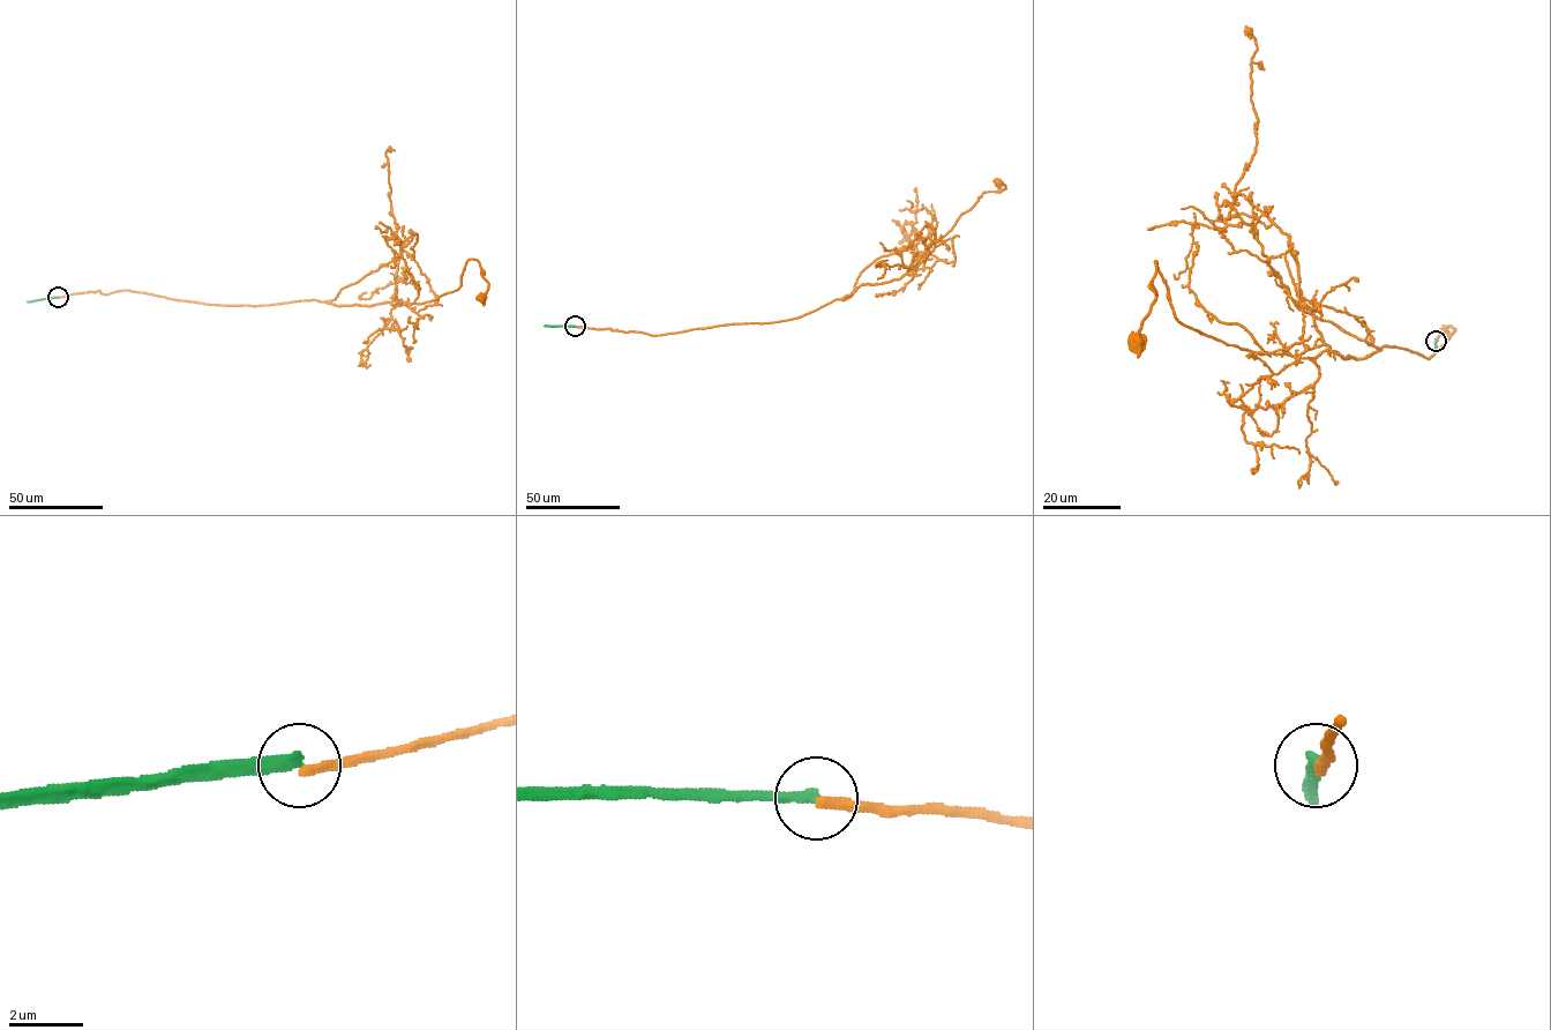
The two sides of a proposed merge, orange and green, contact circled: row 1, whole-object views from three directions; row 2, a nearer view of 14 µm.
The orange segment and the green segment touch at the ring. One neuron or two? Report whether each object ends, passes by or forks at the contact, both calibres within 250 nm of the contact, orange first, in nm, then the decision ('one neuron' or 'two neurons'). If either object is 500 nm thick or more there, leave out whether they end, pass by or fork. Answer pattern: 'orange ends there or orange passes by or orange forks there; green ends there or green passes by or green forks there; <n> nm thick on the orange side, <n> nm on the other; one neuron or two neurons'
orange ends there; green ends there; 280 nm thick on the orange side, 320 nm on the other; two neurons

